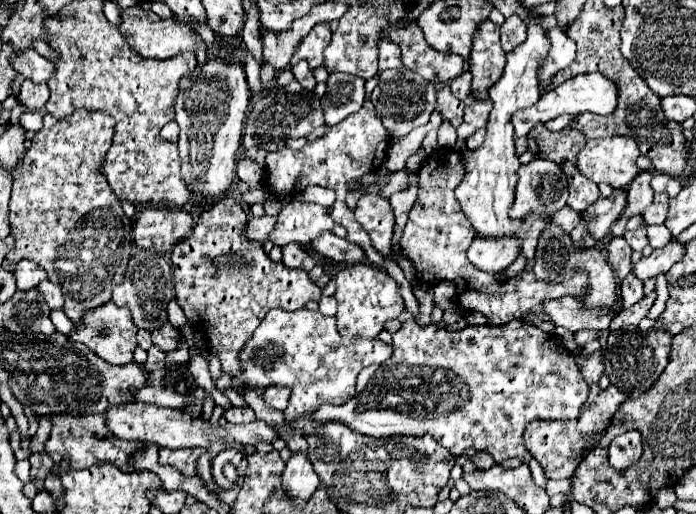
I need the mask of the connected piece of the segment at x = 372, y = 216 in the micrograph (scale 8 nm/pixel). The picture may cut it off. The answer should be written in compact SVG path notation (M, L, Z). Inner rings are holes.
M363 194L355 208L355 218L369 234L373 246L381 254L391 254L389 246L391 246L395 216L389 200L383 198L381 194Z

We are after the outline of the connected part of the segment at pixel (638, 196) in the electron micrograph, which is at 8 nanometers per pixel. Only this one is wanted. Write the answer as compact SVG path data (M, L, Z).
M639 172L637 178L633 178L633 182L629 184L629 188L627 188L627 208L623 210L621 218L613 224L613 230L611 230L613 236L623 236L627 220L635 214L641 214L653 202L653 188L649 184L651 178L653 178L653 172Z

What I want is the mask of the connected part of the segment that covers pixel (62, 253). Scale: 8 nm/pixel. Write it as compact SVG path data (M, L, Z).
M78 108L65 120L45 114L43 128L35 134L33 146L25 152L21 160L21 172L19 166L13 172L9 224L15 244L7 252L7 260L19 262L23 258L29 258L43 266L43 270L49 274L49 280L57 282L57 286L65 290L65 314L77 326L83 324L83 314L87 310L99 308L111 300L113 286L121 284L125 278L127 262L133 248L131 218L125 216L121 200L113 194L107 178L101 172L113 132L113 118L100 111L84 110L82 118L82 108Z

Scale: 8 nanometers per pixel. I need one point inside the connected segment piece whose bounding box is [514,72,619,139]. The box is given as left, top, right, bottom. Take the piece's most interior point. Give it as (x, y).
(594, 93)

